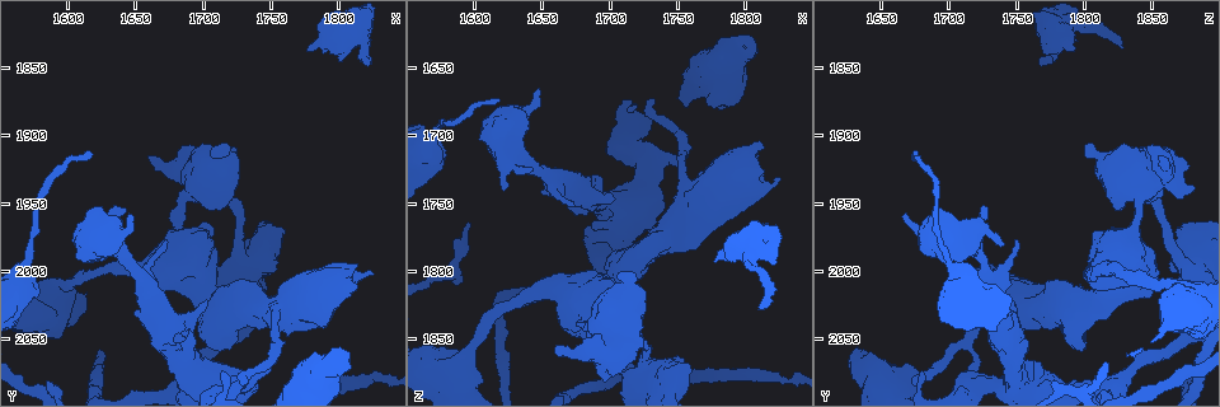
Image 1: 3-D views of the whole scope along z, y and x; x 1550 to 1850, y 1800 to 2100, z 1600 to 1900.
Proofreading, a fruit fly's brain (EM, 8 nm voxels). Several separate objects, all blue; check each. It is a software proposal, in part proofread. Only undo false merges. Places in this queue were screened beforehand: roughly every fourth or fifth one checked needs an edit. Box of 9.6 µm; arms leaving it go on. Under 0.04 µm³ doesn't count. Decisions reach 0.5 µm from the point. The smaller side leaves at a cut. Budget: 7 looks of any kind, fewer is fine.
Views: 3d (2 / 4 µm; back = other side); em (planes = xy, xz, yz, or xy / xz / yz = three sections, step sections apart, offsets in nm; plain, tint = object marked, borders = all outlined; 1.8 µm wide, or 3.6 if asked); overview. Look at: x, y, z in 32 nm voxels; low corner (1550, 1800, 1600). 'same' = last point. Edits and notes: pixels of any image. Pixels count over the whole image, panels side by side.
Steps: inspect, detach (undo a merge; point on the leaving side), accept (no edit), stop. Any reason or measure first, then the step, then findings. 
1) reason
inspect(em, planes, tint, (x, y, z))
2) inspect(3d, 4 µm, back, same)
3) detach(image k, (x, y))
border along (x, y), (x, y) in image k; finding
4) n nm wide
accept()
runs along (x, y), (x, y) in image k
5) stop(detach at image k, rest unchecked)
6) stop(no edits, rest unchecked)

thick turns thin
inspect(em, 3.6 µm, planes, tint, (1832, 2078, 1882))

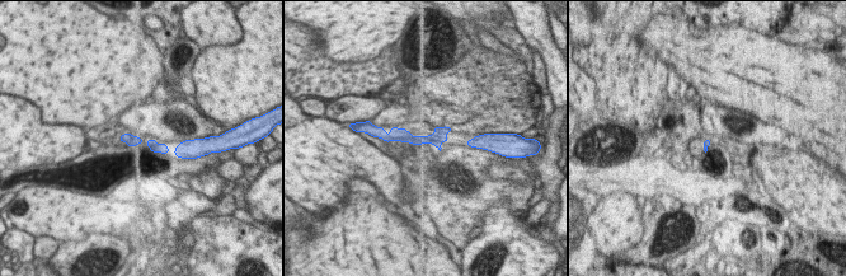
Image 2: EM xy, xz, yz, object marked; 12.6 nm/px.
accept()
runs along (446, 130), (424, 140), (390, 135) in image 2; one neuron here

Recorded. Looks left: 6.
sudden change in width
inspect(em, 3.6 µm, xz, step 8, tint, (1736, 1996, 1876))

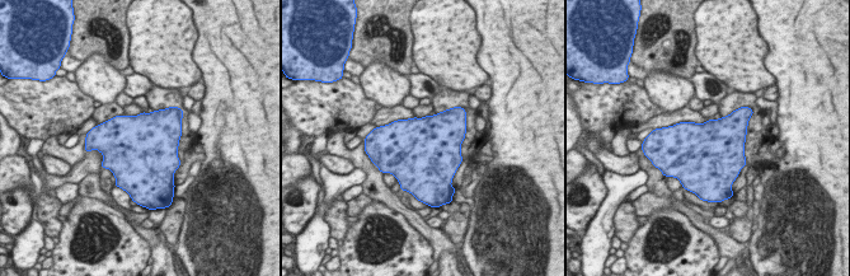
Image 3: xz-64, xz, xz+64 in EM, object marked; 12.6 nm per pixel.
another direction
inspect(em, 3.6 µm, planes, tint, same)

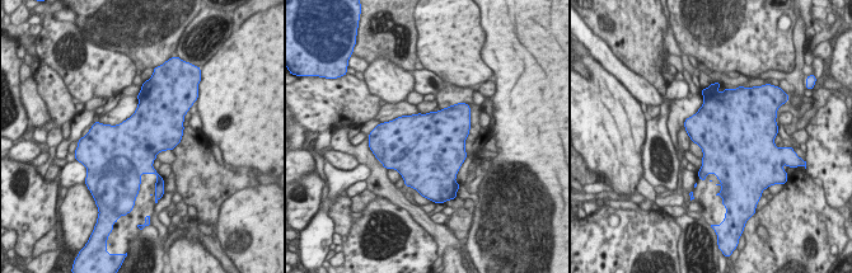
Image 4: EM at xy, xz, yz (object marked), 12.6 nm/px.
accept()
all the same neuron

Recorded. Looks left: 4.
thick turns thin
inspect(em, 3.6 µm, yz, step 8, plain, (1698, 1934, 1852))

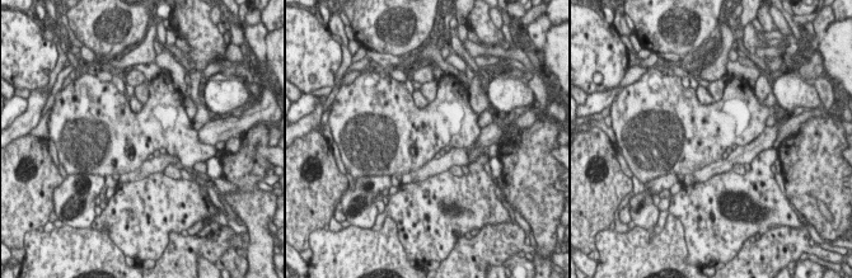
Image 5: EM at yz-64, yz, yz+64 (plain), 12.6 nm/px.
where the object lies
inspect(em, 3.6 µm, yz, step 8, tint, same)

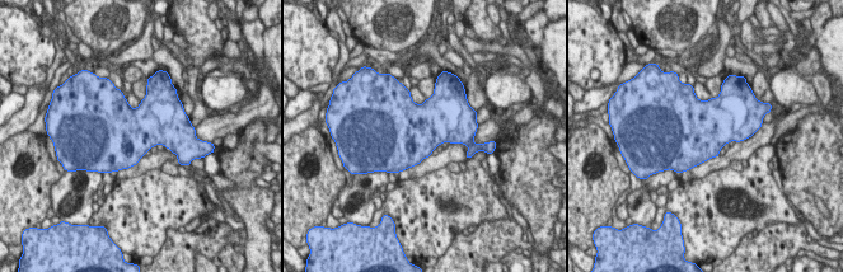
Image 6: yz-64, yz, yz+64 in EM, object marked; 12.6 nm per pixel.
accept()
all the same neuron

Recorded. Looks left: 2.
stop(no edits, rest unchecked)

